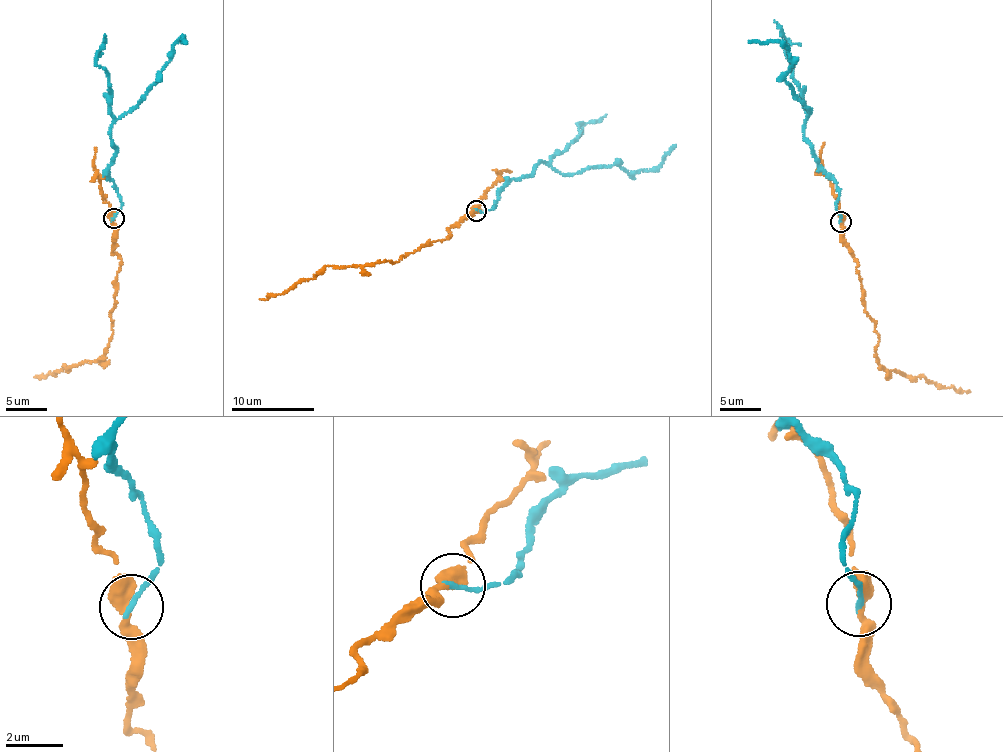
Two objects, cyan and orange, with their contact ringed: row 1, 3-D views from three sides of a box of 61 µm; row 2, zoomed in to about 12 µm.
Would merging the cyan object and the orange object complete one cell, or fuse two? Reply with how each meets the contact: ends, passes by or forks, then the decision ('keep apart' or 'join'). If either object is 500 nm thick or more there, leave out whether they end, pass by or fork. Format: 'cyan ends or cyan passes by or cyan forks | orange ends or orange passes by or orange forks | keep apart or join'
cyan ends | orange passes by | keep apart

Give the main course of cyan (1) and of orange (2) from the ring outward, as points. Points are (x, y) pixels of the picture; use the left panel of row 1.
1: (114, 218), (121, 207), (108, 176), (112, 123), (158, 80), (172, 45), (186, 42)
2: (112, 217), (114, 252), (121, 260), (107, 352), (93, 361), (63, 366), (34, 377)

